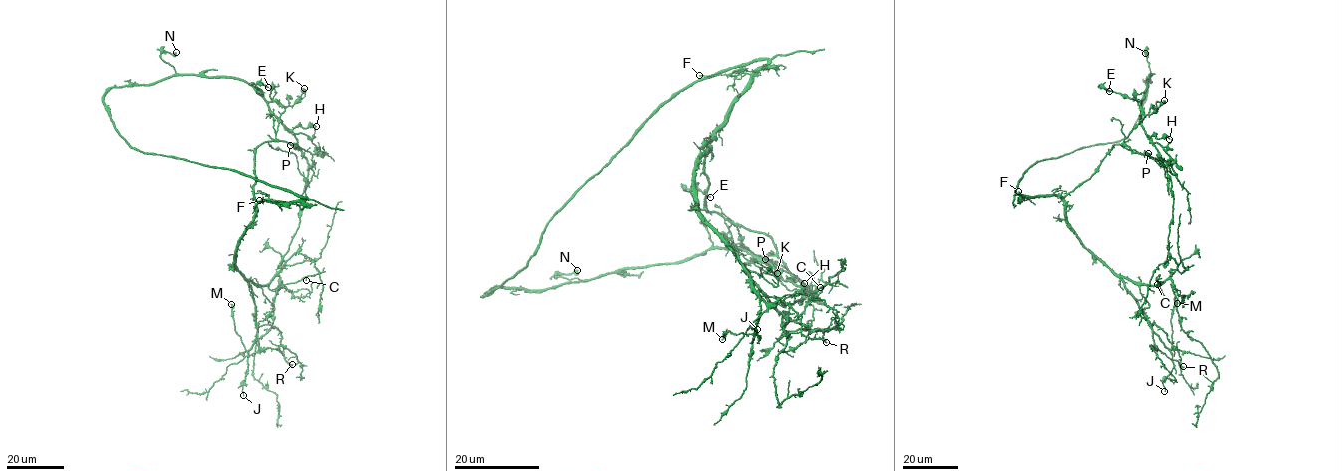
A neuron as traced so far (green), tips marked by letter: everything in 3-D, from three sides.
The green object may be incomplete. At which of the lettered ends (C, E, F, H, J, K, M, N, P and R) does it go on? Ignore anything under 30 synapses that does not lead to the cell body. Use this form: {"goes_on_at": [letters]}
{"goes_on_at": []}

